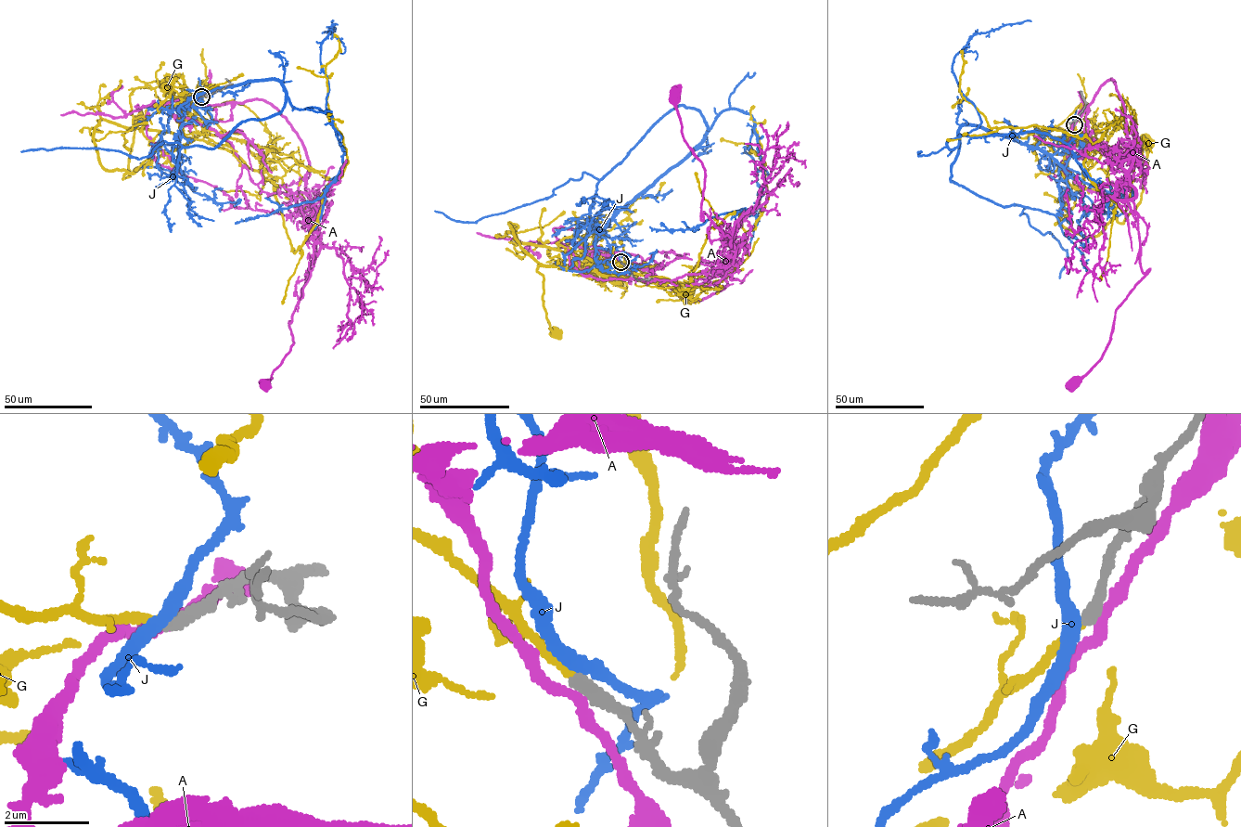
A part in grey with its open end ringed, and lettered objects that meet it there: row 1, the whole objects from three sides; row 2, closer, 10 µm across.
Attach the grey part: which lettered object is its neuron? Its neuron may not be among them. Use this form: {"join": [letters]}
{"join": ["G"]}

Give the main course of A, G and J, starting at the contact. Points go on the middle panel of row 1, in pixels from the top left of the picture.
A: (621, 264), (616, 252), (638, 255), (693, 301), (726, 285), (735, 250), (701, 213), (705, 169), (676, 92)
G: (620, 262), (599, 253), (591, 264), (603, 274), (619, 277), (537, 267), (550, 329), (555, 332)
J: (621, 262), (607, 224), (694, 151), (724, 110), (750, 115), (764, 180), (758, 204), (689, 229), (649, 226)

